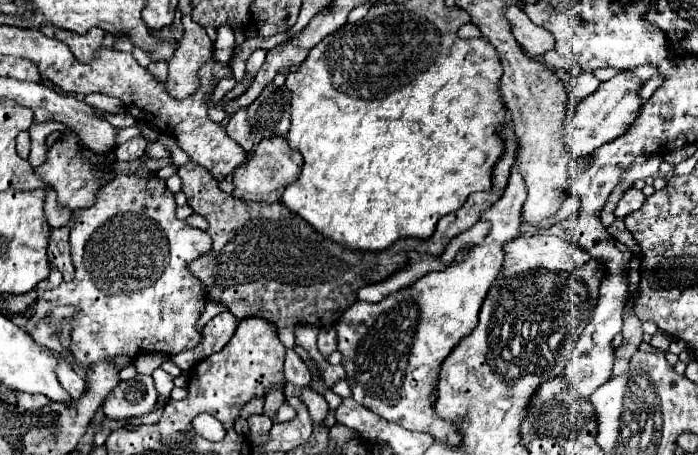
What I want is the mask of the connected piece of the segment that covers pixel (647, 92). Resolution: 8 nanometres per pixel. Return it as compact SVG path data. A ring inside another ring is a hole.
M654 76L654 78L650 78L650 80L640 88L638 98L642 98L642 104L646 104L646 102L650 100L650 96L652 96L654 90L658 88L658 84L662 84L662 78L660 78L660 76Z

